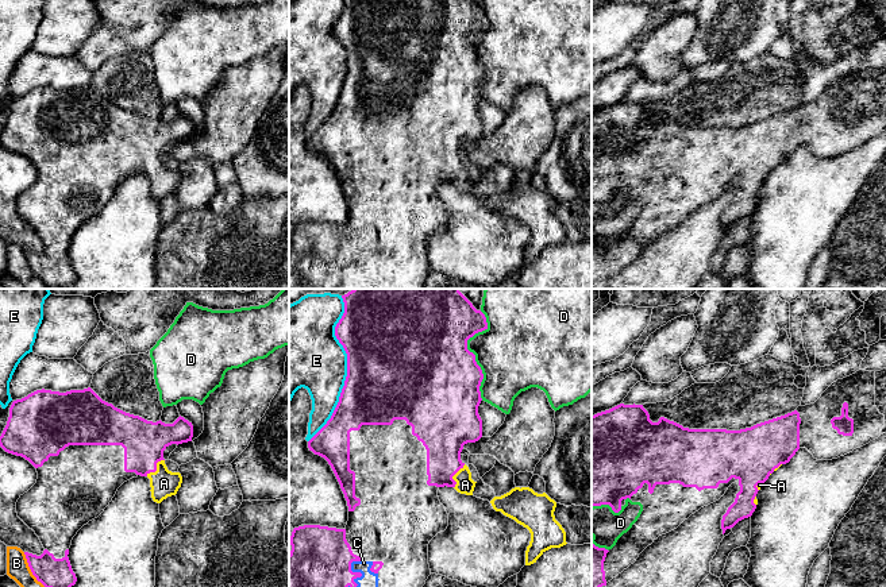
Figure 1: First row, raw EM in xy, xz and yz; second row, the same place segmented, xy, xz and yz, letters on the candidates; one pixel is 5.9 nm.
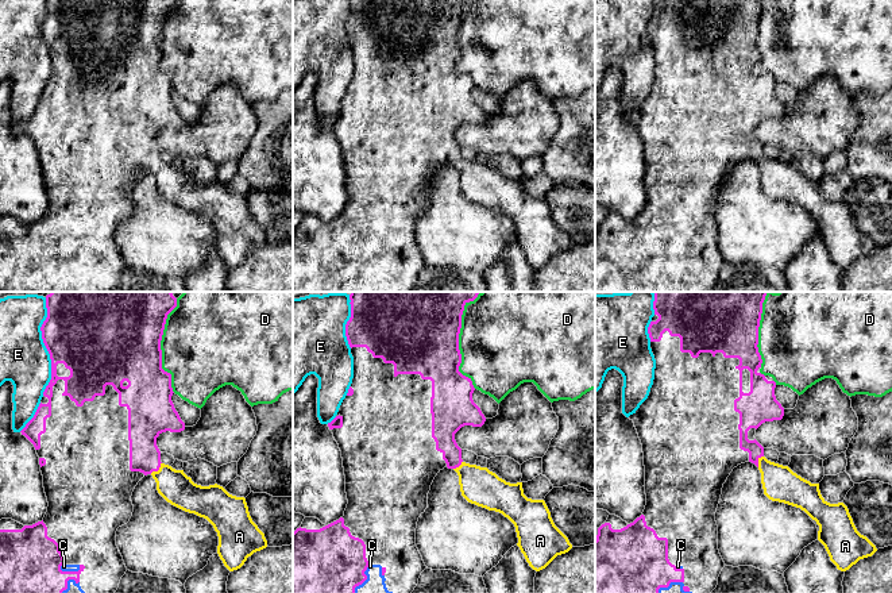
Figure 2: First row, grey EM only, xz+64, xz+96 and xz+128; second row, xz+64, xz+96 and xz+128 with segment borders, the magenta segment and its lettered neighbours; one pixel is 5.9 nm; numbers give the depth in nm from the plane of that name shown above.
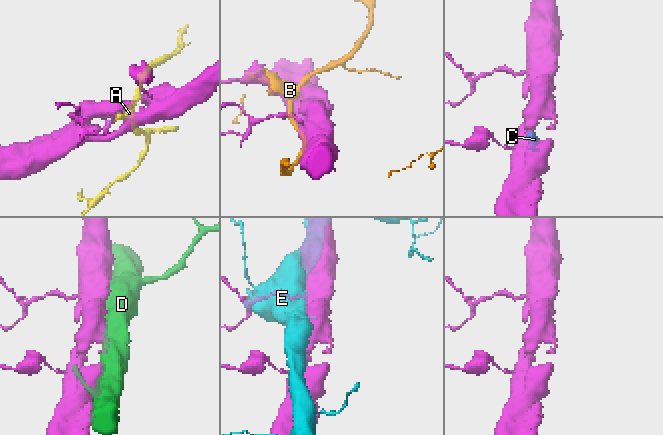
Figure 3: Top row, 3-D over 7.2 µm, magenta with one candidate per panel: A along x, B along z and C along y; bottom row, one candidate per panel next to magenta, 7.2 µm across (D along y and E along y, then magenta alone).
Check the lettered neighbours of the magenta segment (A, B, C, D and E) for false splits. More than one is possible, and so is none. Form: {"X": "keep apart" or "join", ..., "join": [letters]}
{"A": "join", "B": "keep apart", "C": "join", "D": "keep apart", "E": "keep apart", "join": ["A", "C"]}

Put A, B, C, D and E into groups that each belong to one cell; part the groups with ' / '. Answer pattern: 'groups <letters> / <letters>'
groups A C / B / D / E

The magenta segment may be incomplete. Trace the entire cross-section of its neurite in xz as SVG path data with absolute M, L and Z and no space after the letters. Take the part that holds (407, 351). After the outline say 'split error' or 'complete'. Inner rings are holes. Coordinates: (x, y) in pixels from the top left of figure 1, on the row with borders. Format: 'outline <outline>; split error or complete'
outline M353 289L342 296L344 313L335 327L335 336L347 354L347 376L339 402L327 424L308 441L315 455L324 457L331 466L348 506L348 521L344 529L304 525L294 528L289 537L289 587L423 587L431 575L428 544L448 526L448 514L440 503L438 490L454 487L458 493L473 495L475 483L469 467L461 460L467 443L482 437L482 420L478 406L482 401L479 386L484 379L475 355L467 350L467 340L488 329L486 317L459 291L459 289Z; split error

